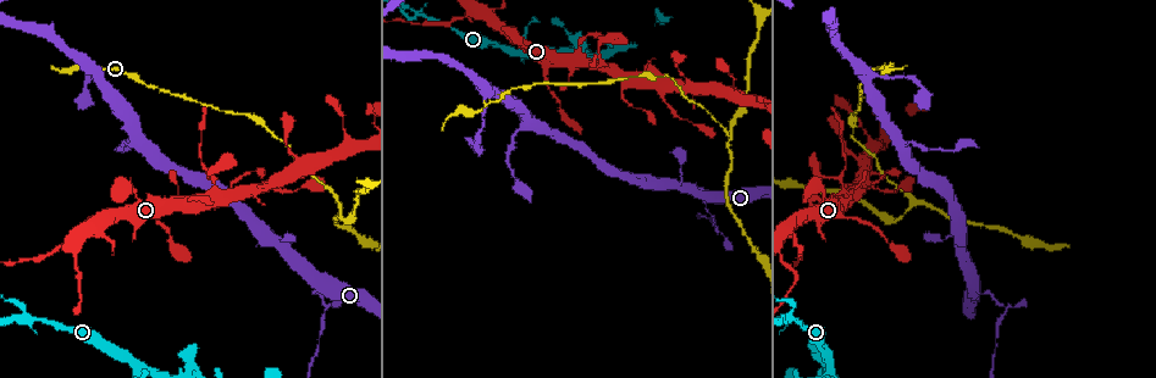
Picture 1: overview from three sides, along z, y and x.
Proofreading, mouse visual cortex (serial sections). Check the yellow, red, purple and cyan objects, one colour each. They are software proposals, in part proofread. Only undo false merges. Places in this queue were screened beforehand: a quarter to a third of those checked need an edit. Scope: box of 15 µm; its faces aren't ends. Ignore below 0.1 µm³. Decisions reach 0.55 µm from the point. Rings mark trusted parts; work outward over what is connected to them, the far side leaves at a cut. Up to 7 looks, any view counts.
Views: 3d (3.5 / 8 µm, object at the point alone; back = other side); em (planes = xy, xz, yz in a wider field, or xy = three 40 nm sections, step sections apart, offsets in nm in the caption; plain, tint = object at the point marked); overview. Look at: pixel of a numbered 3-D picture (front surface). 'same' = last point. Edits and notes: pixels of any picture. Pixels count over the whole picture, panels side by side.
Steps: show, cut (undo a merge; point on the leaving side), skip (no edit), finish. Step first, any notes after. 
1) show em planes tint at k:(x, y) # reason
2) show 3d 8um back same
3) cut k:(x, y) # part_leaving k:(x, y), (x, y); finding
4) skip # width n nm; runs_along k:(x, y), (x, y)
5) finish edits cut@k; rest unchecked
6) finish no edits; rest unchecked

show 3d 3.5um at 1:(420, 15) # side arm on a straight run

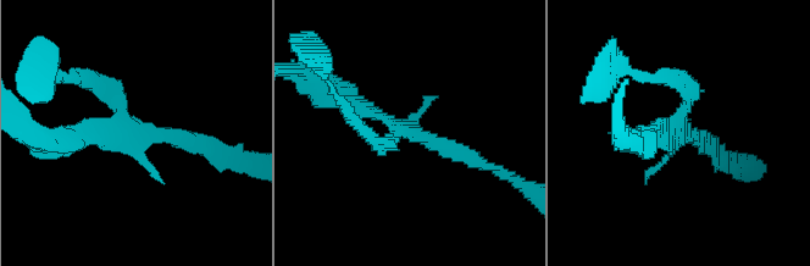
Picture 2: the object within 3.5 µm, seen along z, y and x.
show em xy step 5 tint at 2:(405, 127) # need the tissue

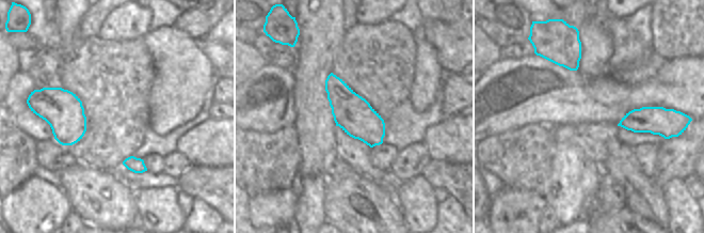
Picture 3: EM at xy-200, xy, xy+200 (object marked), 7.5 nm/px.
skip # runs_along 2:(476, 160), (364, 110), (337, 92); all the same cell

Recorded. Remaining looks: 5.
show 3d 3.5um back at 1:(489, 94) # abrupt turn

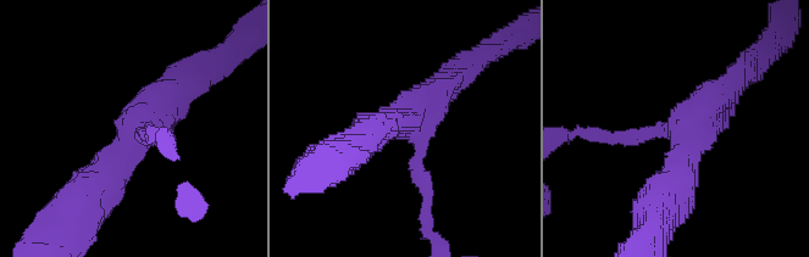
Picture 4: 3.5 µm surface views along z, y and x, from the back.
show em xy step 2 tint at 4:(686, 132)

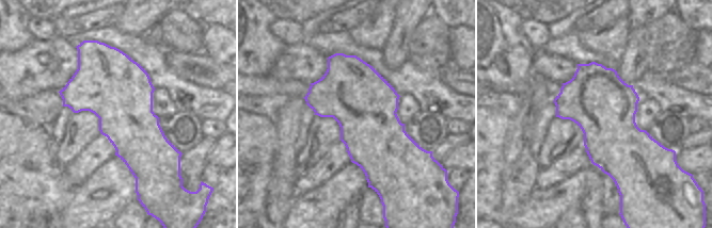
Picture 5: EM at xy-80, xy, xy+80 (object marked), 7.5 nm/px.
skip # arm_widths 200, 400, 450 nm; runs_along 4:(86, 194), (183, 82); continuous, no second cell

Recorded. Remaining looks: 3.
show 3d 3.5um at 1:(338, 202) # arms part here

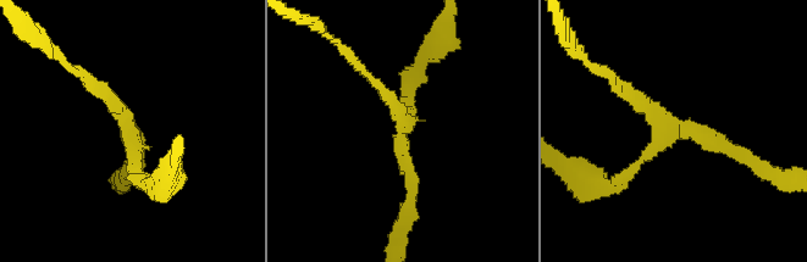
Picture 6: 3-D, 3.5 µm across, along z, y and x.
skip # arms 3; arm_widths 150, 150, 200 nm; runs_along 6:(90, 78), (123, 112), (147, 183); one cell here

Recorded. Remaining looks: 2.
finish no edits; rest unchecked

